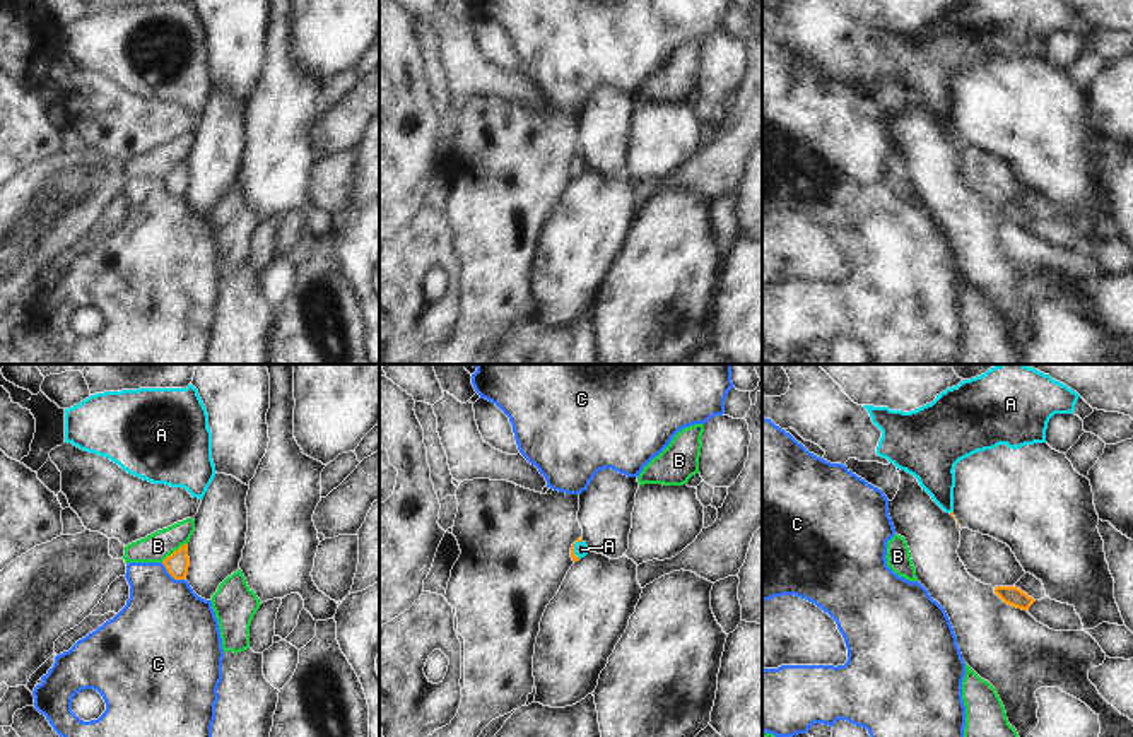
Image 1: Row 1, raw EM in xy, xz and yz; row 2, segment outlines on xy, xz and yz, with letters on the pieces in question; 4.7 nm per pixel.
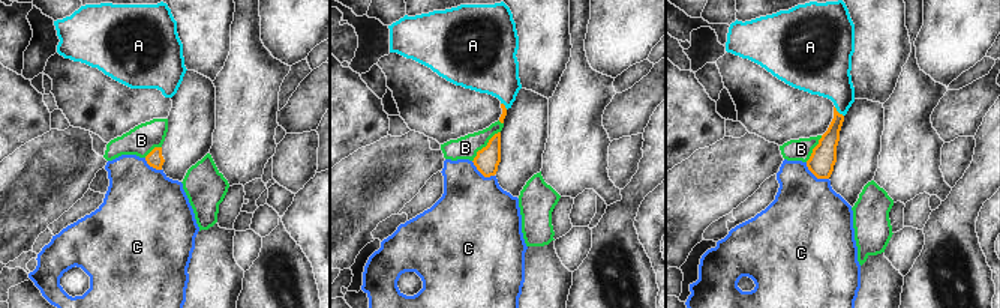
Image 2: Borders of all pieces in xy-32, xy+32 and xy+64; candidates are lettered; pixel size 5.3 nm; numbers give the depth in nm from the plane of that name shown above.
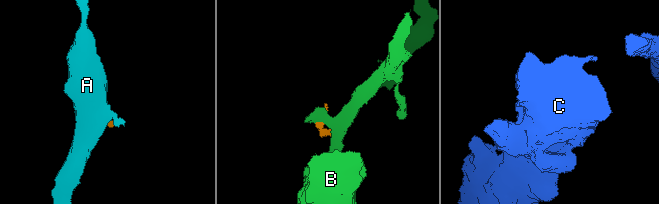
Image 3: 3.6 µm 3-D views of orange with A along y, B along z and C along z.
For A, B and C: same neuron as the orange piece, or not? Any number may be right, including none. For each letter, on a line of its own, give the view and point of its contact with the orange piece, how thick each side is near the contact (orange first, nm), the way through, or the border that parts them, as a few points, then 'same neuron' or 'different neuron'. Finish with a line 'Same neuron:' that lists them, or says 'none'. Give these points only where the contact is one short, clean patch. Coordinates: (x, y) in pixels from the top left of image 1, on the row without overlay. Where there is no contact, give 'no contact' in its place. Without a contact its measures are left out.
A: meets orange in xz at (573, 165); 30 nm thick on the orange side, 70 nm on the other; runs through xz (575, 175), (573, 165), (581, 166); same neuron
B: meets orange in xy at (175, 168); 110 nm thick on the orange side, 140 nm on the other; border along xy (187, 159), (161, 178); different neuron
C: meets orange in xy at (171, 192); 110 nm thick on the orange side, 420 nm on the other; different neuron
Same neuron: A

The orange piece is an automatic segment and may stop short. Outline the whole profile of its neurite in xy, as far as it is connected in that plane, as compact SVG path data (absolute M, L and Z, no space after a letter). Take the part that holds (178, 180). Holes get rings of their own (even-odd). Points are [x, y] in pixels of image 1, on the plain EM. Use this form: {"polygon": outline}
{"polygon": "M188 161L167 173L162 181L174 197L185 197L190 185Z"}

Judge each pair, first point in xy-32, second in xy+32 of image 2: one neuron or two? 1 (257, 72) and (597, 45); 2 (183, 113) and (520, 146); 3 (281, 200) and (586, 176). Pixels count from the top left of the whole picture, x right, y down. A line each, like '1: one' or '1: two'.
1: two
2: one
3: one

